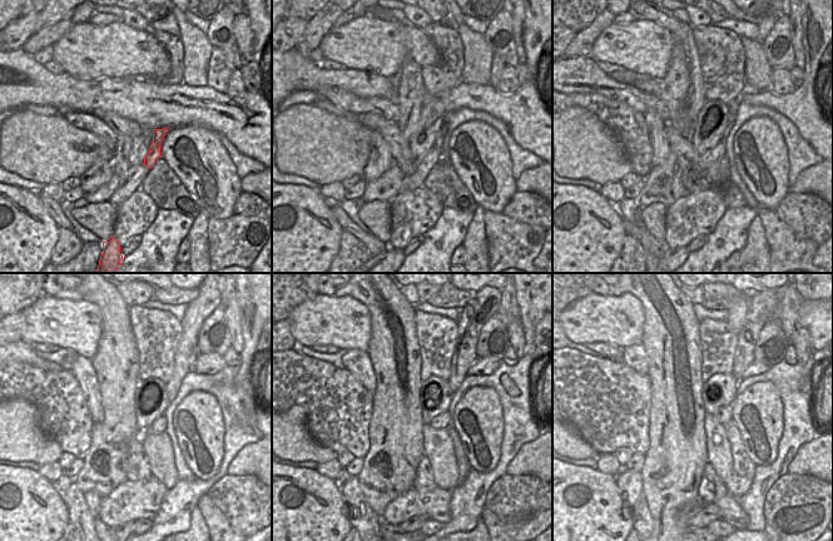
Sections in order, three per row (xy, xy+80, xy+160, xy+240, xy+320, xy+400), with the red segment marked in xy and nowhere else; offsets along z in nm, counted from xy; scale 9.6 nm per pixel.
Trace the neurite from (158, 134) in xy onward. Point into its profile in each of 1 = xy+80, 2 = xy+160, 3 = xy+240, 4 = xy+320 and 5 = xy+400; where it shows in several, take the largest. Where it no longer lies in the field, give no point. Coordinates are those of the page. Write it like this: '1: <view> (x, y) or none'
1: xy+80 (439, 143)
2: xy+160 (730, 120)
3: xy+240 (208, 299)
4: xy+320 (484, 304)
5: xy+400 (763, 306)

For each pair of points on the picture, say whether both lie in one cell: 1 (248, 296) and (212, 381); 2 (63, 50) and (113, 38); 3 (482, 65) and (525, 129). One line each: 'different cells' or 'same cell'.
1: different cells
2: same cell
3: different cells

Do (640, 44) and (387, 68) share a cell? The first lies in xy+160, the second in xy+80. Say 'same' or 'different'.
same

